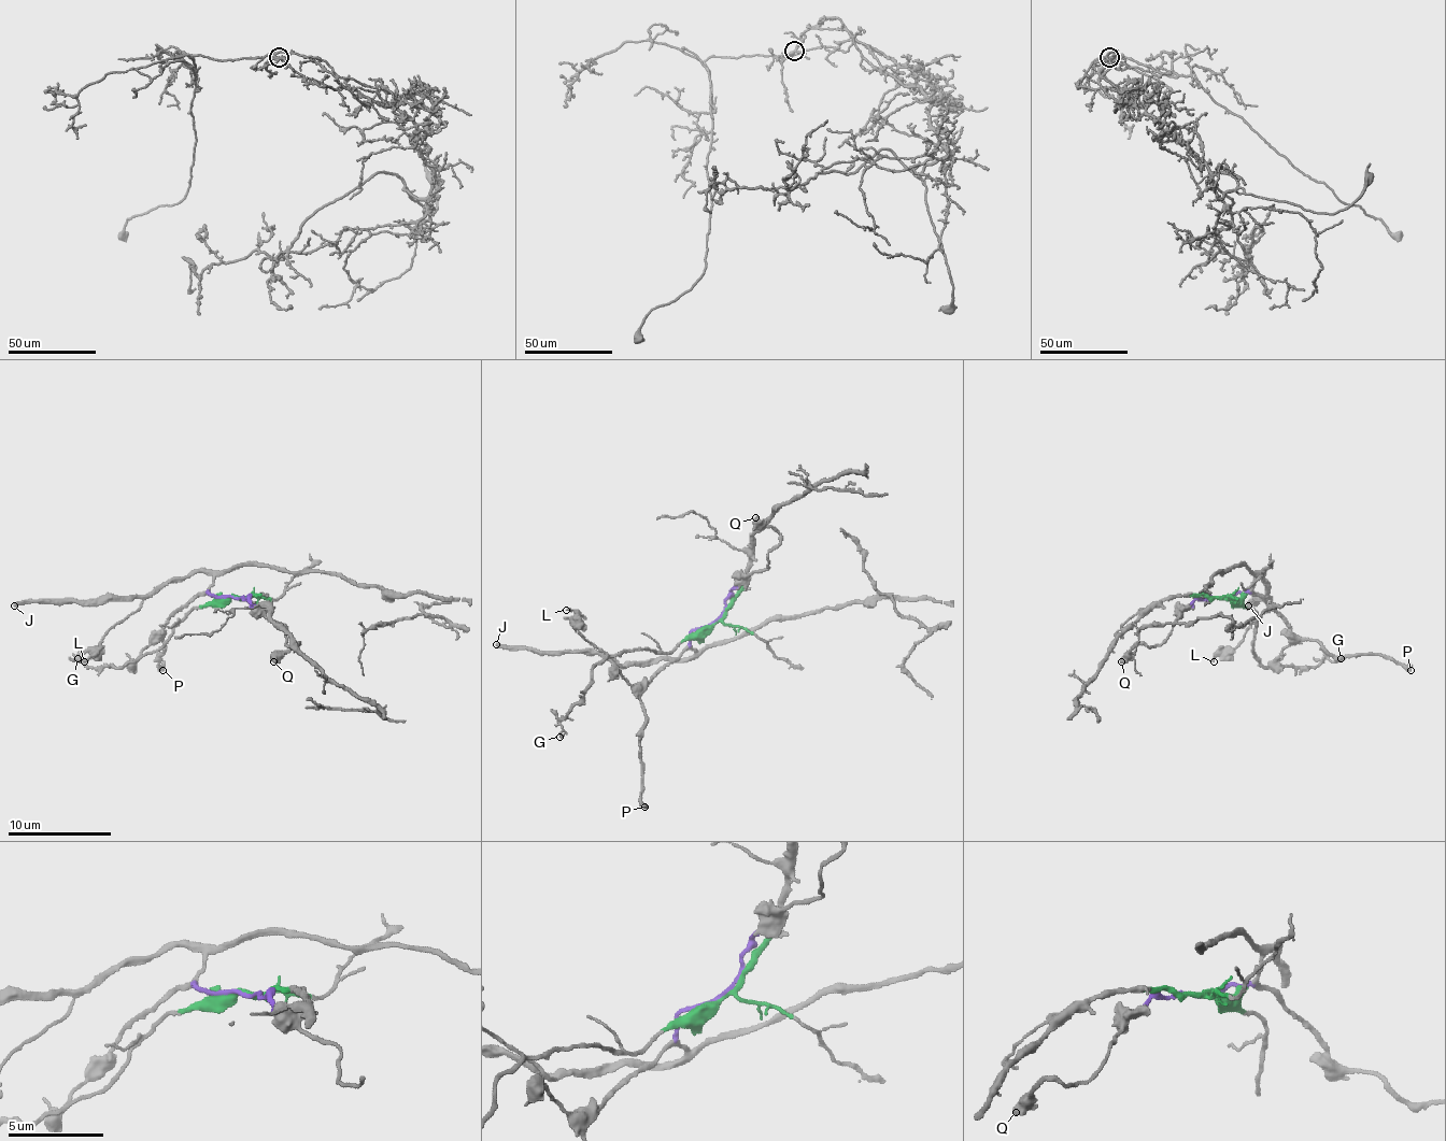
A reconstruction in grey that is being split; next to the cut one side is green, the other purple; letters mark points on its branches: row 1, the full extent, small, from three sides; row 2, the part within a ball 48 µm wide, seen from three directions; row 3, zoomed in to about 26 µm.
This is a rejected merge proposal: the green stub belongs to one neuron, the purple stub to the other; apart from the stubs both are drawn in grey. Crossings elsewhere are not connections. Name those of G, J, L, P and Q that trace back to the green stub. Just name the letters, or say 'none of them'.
G

